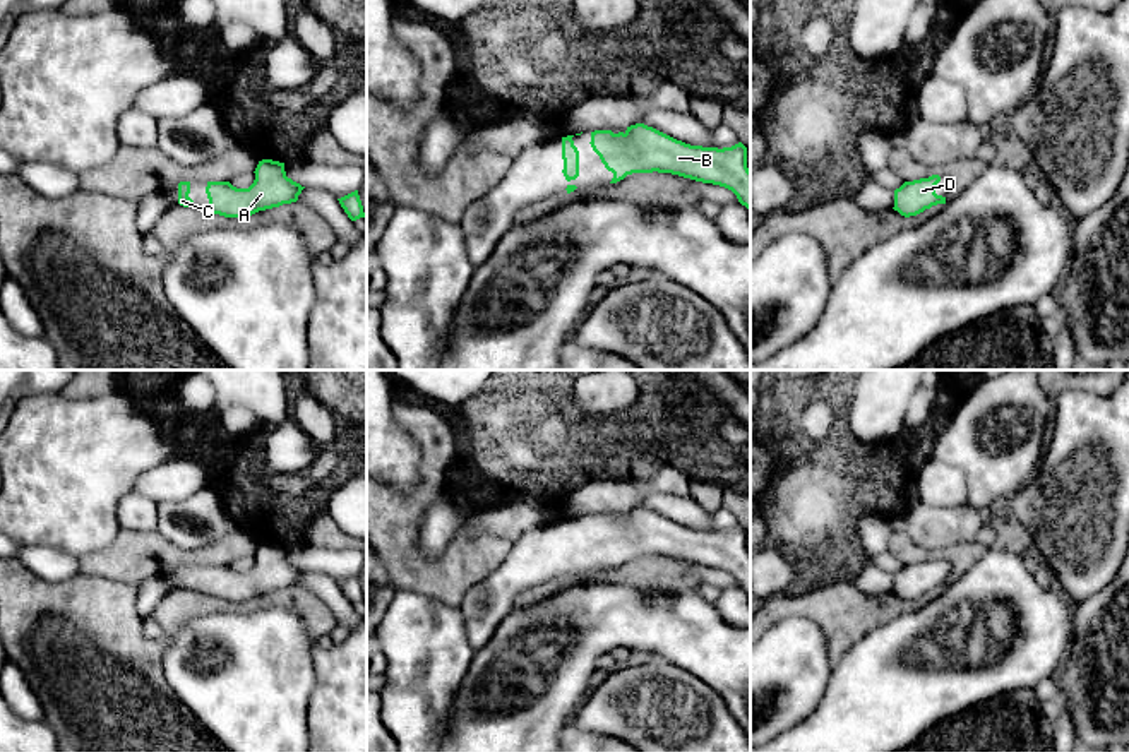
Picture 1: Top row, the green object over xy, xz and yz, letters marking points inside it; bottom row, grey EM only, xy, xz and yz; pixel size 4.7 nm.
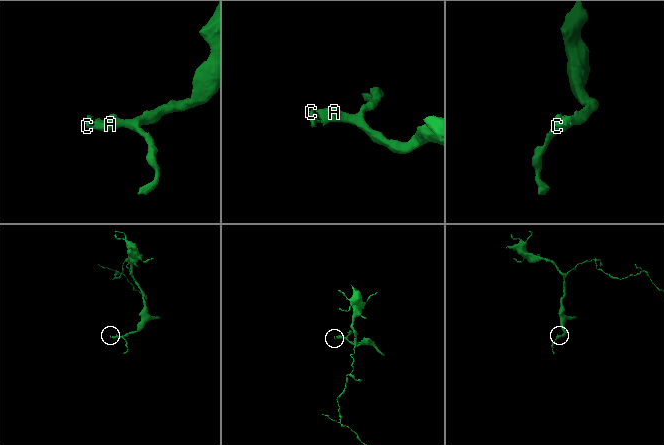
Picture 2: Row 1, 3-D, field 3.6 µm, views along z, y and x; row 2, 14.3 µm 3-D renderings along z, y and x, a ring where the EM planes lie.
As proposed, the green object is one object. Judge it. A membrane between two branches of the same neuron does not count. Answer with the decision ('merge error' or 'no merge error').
no merge error

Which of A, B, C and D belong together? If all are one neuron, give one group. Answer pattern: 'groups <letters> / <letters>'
groups A B C D

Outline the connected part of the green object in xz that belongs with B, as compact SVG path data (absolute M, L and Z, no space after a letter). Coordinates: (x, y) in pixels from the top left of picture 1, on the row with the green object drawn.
M636 123L618 134L613 134L612 130L594 130L591 132L589 144L605 168L613 173L610 183L617 183L632 173L672 173L696 182L725 187L750 211L750 170L747 168L747 147L742 142L723 149L690 146L653 127Z

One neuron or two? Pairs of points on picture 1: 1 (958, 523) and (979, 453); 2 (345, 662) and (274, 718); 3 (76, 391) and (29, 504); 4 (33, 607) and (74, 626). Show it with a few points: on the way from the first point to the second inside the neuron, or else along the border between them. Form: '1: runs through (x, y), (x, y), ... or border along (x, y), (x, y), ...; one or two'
1: border along (968, 502), (992, 514); two
2: border along (314, 646), (314, 691), (309, 701), (305, 727); two
3: border along (60, 393), (69, 398), (112, 394); two
4: runs through (43, 617), (52, 626), (64, 626); one

